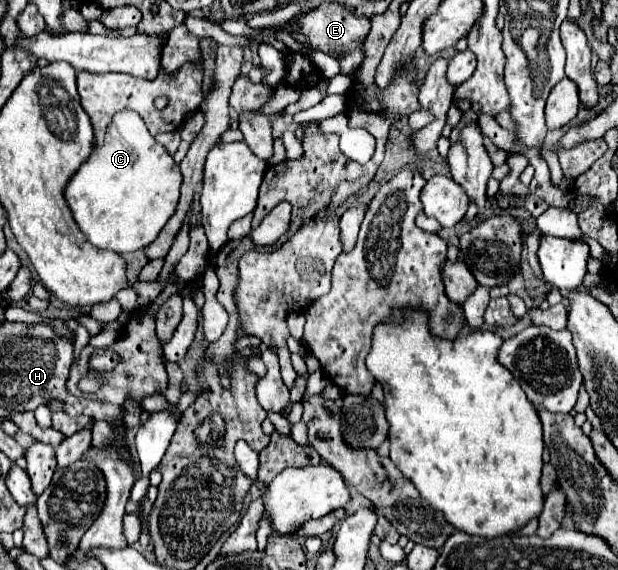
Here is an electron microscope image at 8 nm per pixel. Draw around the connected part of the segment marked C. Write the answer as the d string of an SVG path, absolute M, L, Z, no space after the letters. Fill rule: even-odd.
M118 111L106 129L104 143L66 183L64 197L80 231L94 247L128 253L144 249L158 237L176 209L180 183L180 167L148 133L142 117L134 111Z

